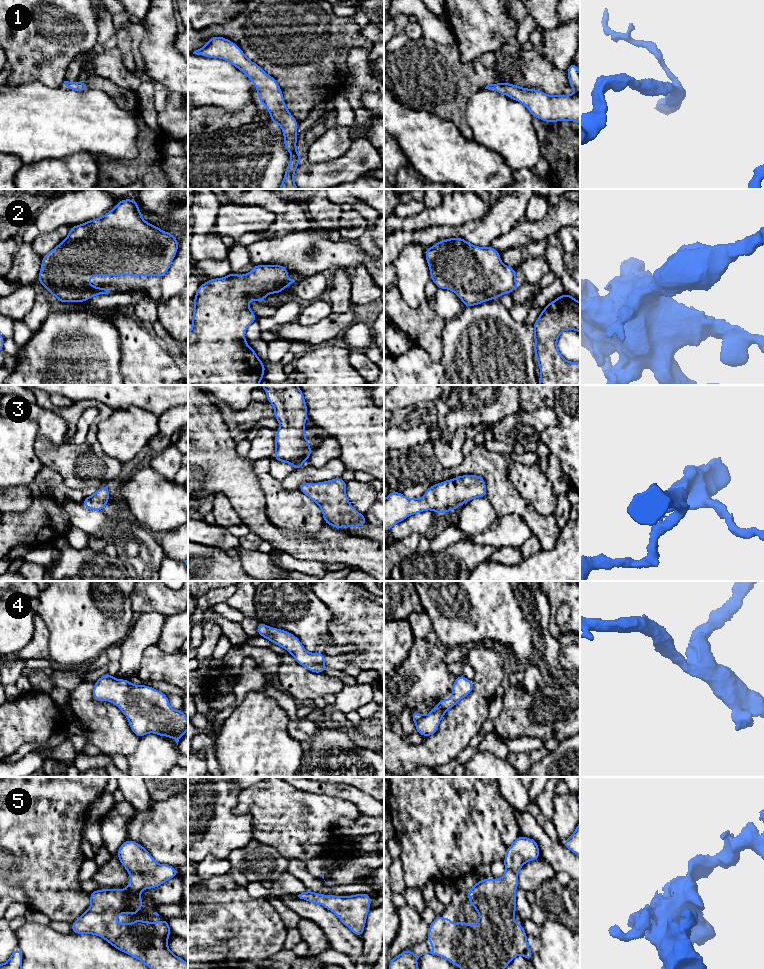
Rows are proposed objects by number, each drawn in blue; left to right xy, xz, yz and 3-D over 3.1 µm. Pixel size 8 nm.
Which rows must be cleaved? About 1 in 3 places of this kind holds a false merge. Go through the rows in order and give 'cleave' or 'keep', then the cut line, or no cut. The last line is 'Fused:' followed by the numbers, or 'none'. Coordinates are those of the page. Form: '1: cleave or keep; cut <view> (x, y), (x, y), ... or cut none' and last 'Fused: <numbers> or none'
1: keep; cut none
2: keep; cut none
3: keep; cut none
4: keep; cut none
5: keep; cut none
Fused: none

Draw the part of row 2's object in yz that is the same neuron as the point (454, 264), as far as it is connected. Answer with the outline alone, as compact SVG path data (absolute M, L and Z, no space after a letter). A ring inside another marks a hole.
M456 237L441 240L424 253L437 288L452 290L465 307L511 294L518 287L516 270L503 264L492 246L479 247Z

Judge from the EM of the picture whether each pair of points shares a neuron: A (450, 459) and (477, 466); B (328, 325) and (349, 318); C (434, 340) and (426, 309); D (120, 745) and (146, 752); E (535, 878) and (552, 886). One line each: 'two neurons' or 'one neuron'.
A: two neurons
B: one neuron
C: one neuron
D: two neurons
E: two neurons

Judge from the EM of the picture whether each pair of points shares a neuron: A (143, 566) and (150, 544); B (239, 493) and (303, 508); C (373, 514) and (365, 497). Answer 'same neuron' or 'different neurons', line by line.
A: same neuron
B: different neurons
C: different neurons

